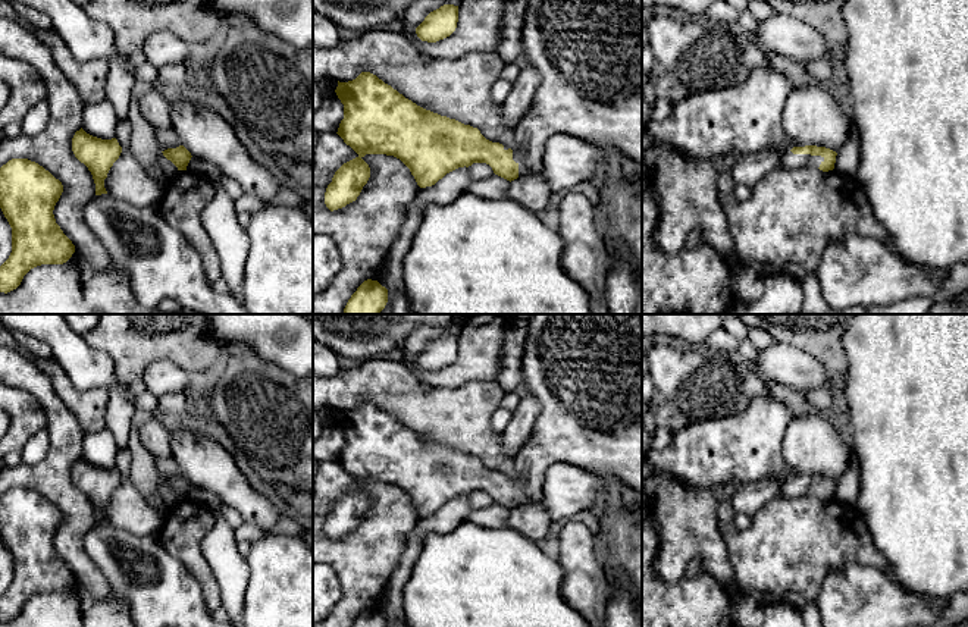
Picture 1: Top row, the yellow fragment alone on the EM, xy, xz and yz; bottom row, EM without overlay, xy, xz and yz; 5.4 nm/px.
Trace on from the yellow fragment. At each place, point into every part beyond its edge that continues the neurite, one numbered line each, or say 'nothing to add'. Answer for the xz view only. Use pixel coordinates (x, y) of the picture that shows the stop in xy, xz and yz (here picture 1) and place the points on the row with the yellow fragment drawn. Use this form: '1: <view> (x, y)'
1: xz (588, 53)

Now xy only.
nothing to add

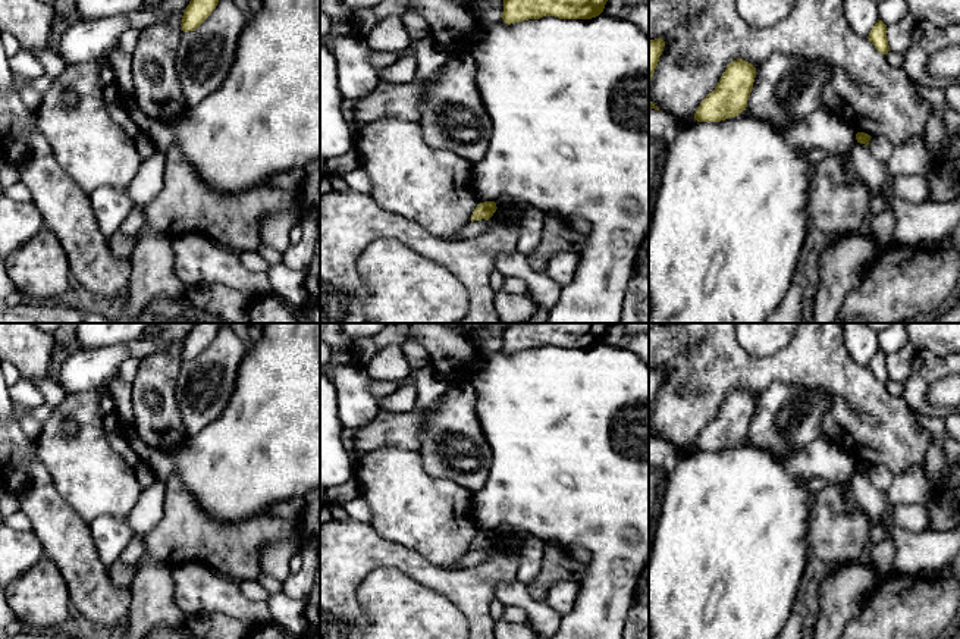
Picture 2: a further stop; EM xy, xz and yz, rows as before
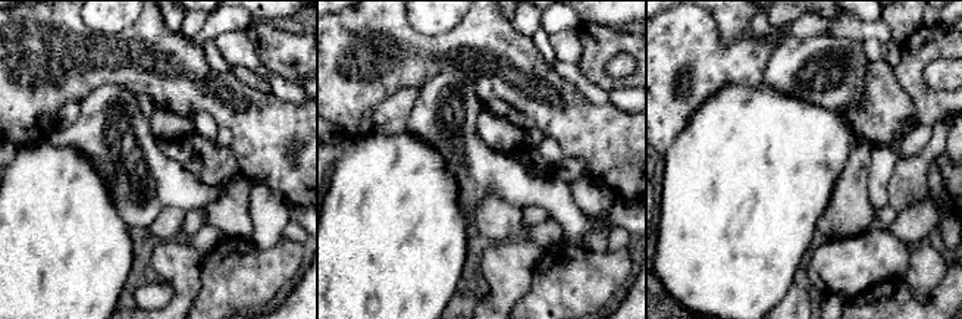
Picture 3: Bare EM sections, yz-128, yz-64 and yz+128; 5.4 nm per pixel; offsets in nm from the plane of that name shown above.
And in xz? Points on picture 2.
nothing to add

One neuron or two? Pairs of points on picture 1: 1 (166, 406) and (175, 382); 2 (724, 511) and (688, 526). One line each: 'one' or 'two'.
1: two
2: two

